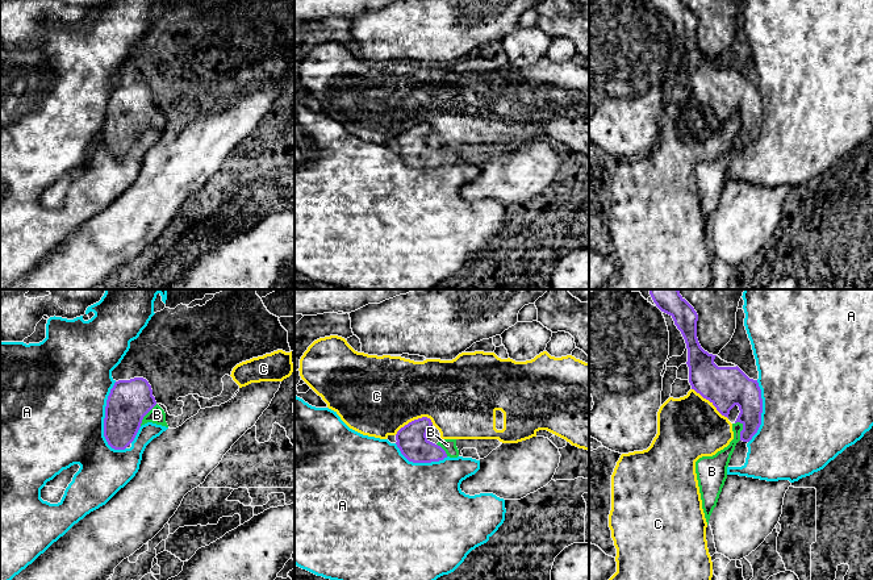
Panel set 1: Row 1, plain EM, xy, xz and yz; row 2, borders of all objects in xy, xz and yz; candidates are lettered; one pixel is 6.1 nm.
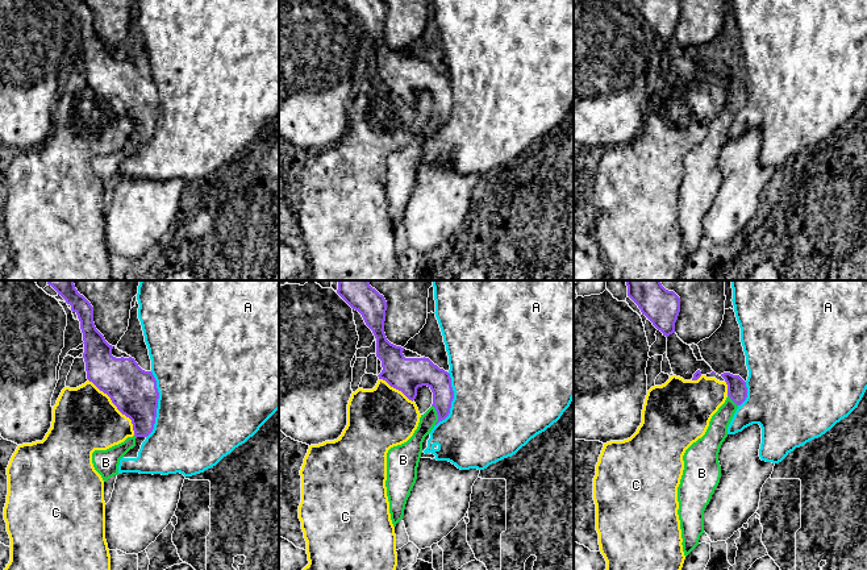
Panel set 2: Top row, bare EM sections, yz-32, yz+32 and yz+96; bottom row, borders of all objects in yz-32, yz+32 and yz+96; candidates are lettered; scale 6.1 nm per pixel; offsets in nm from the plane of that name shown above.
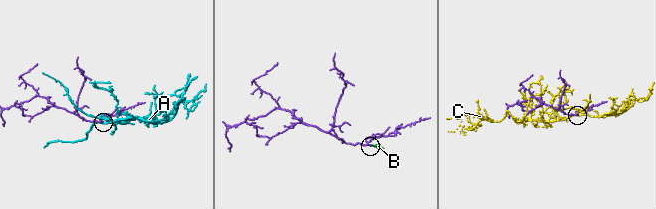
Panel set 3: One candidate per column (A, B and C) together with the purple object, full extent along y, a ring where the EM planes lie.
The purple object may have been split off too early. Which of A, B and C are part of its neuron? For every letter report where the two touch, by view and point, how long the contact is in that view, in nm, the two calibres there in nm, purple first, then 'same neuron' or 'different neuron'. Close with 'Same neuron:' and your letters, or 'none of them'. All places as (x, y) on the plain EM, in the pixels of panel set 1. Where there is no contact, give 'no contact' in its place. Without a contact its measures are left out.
A: meets purple in xy at (104, 126); contact 420 nm long; 260 nm thick on the purple side, 500 nm on the other; different neuron
B: meets purple in yz at (742, 136); contact 120 nm long; 190 nm thick on the purple side, 120 nm on the other; same neuron
C: meets purple in xz at (414, 125); contact 260 nm long; 190 nm thick on the purple side, 460 nm on the other; different neuron
Same neuron: B

